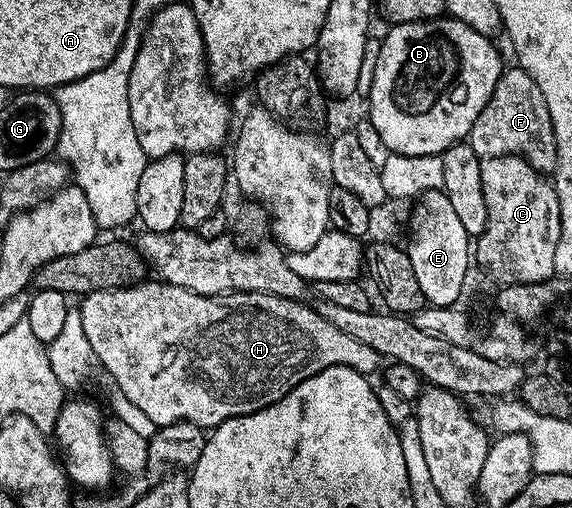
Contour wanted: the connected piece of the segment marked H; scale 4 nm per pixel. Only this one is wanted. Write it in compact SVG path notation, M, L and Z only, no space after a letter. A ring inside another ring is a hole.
M143 280L137 286L121 286L115 290L94 290L81 299L80 313L84 324L84 336L88 336L88 344L92 344L92 352L97 365L99 367L102 365L110 373L110 378L114 381L113 385L116 389L124 396L128 396L128 400L132 400L132 404L136 404L136 408L140 408L140 412L144 412L144 416L148 416L148 420L152 420L152 424L156 424L160 428L163 426L177 427L179 424L183 424L182 422L191 422L189 425L194 428L213 428L229 418L251 414L276 404L276 400L288 396L288 392L292 392L292 388L296 388L296 384L308 380L308 376L316 376L316 372L324 372L324 368L347 366L356 372L370 376L373 375L372 372L378 365L380 365L379 367L383 365L384 359L381 354L376 352L376 348L368 348L368 344L363 344L361 340L355 340L353 336L348 336L348 332L340 332L340 328L336 328L336 324L328 324L328 320L324 320L324 316L320 316L313 305L306 306L305 301L293 302L271 294L204 296L179 286L165 285L158 280L150 281Z

